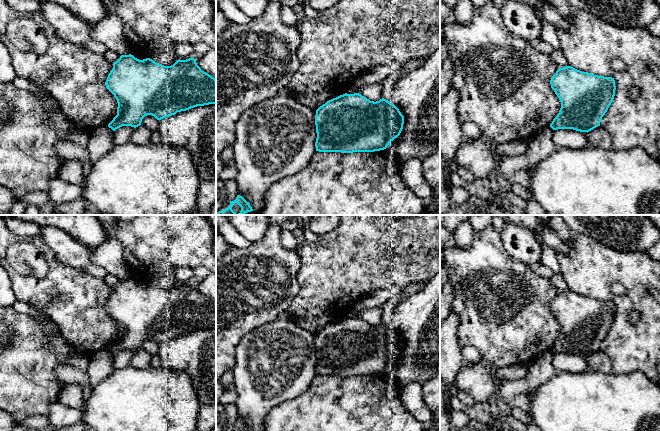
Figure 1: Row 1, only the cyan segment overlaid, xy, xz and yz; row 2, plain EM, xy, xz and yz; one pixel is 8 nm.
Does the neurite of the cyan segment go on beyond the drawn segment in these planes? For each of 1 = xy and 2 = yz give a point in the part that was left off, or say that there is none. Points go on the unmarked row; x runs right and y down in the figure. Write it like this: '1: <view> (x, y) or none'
1: none
2: none

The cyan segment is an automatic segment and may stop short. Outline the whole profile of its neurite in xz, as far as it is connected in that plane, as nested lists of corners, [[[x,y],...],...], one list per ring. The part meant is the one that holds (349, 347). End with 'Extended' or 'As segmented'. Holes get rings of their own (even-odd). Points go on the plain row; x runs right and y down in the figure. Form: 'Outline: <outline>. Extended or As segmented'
Outline: [[[345,317],[316,334],[316,375],[384,374],[400,359],[403,348],[404,340],[386,323],[374,326],[359,317]]]. As segmented

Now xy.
Outline: [[[121,279],[113,287],[113,293],[108,298],[105,306],[106,312],[117,324],[117,339],[108,348],[113,355],[122,350],[138,351],[147,339],[154,340],[157,344],[175,339],[177,336],[186,335],[197,330],[216,328],[216,303],[201,294],[194,282],[177,284],[171,290],[158,288],[150,282],[139,284],[133,279]]]. As segmented

